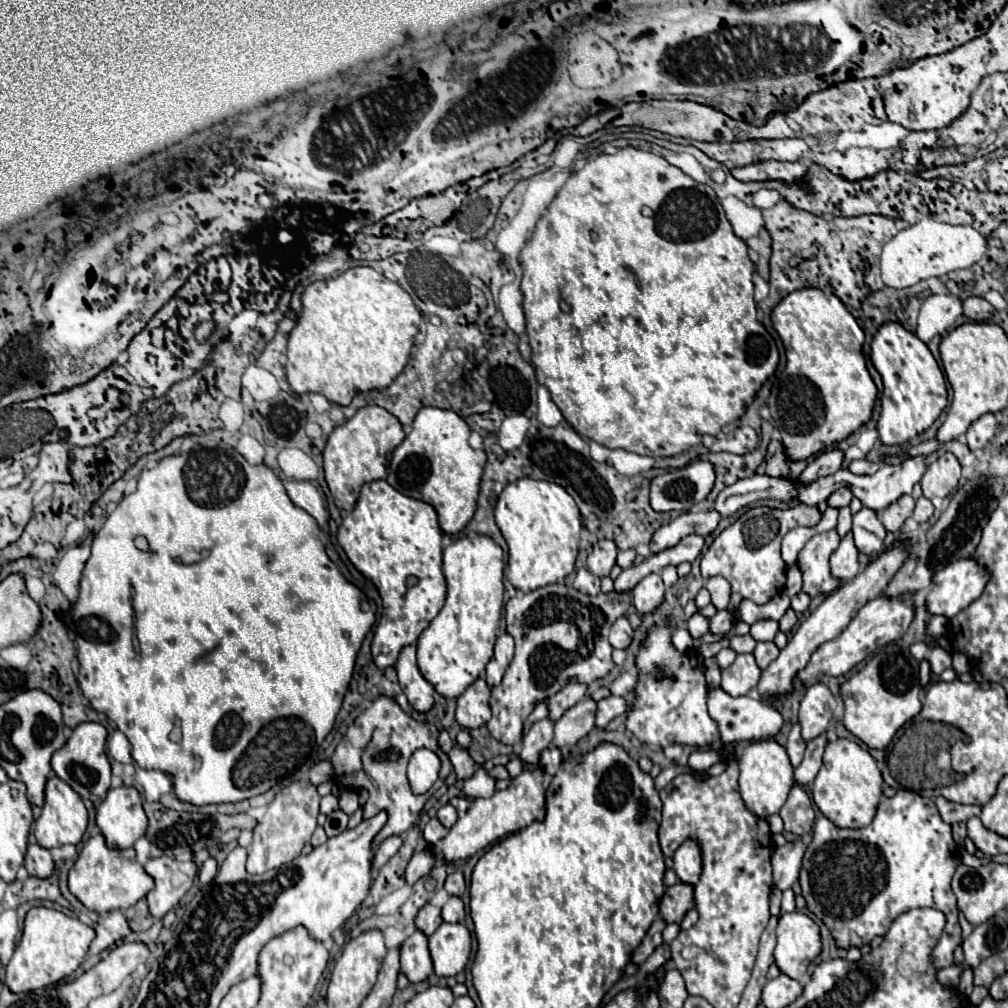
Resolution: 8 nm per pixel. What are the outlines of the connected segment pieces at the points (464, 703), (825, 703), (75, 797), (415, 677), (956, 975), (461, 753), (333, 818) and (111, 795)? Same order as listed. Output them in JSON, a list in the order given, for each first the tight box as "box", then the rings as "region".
[{"box":[456,679,490,729],"region":[[[484,679],[472,683],[456,701],[456,721],[464,729],[478,729],[490,719],[490,687]]]},{"box":[798,681,836,741],"region":[[[816,681],[806,689],[806,695],[800,701],[800,711],[798,711],[798,723],[802,727],[802,737],[806,741],[812,741],[824,733],[834,705],[836,697],[822,681]]]},{"box":[34,775,88,849],"region":[[[52,775],[48,779],[48,783],[46,783],[46,797],[44,797],[42,813],[36,819],[36,823],[34,823],[36,841],[42,847],[48,847],[48,849],[60,847],[60,845],[66,845],[66,843],[78,845],[82,835],[84,835],[84,831],[86,831],[86,825],[88,825],[88,811],[86,811],[86,807],[82,803],[80,795],[68,783],[64,783],[56,775]]]},{"box":[396,645,434,711],"region":[[[408,645],[402,649],[398,661],[396,661],[396,671],[400,679],[400,687],[406,693],[410,705],[416,711],[428,711],[434,703],[434,687],[422,677],[418,665],[416,665],[416,645]]]},{"box":[936,965,962,989],"region":[[[952,965],[952,967],[940,969],[940,971],[936,973],[936,977],[938,977],[938,981],[940,981],[944,987],[956,989],[956,987],[958,987],[958,983],[960,983],[960,971],[962,971],[962,967]]]},{"box":[448,746,516,781],"region":[[[454,746],[452,747],[452,751],[448,753],[448,757],[450,757],[450,761],[452,761],[452,767],[454,767],[456,777],[464,781],[464,779],[468,779],[468,775],[472,775],[472,771],[478,771],[480,768],[491,770],[496,764],[505,766],[510,759],[516,757],[516,754],[500,755],[489,761],[484,761],[484,763],[476,763],[466,749],[460,749],[460,747]]]},{"box":[324,809,348,837],"region":[[[338,809],[328,815],[328,821],[324,823],[324,831],[328,837],[334,837],[334,835],[342,833],[346,829],[346,825],[348,825],[348,815]]]},{"box":[96,787,148,849],"region":[[[136,787],[108,789],[106,799],[96,809],[96,825],[112,849],[128,849],[145,835],[148,817]]]}]

